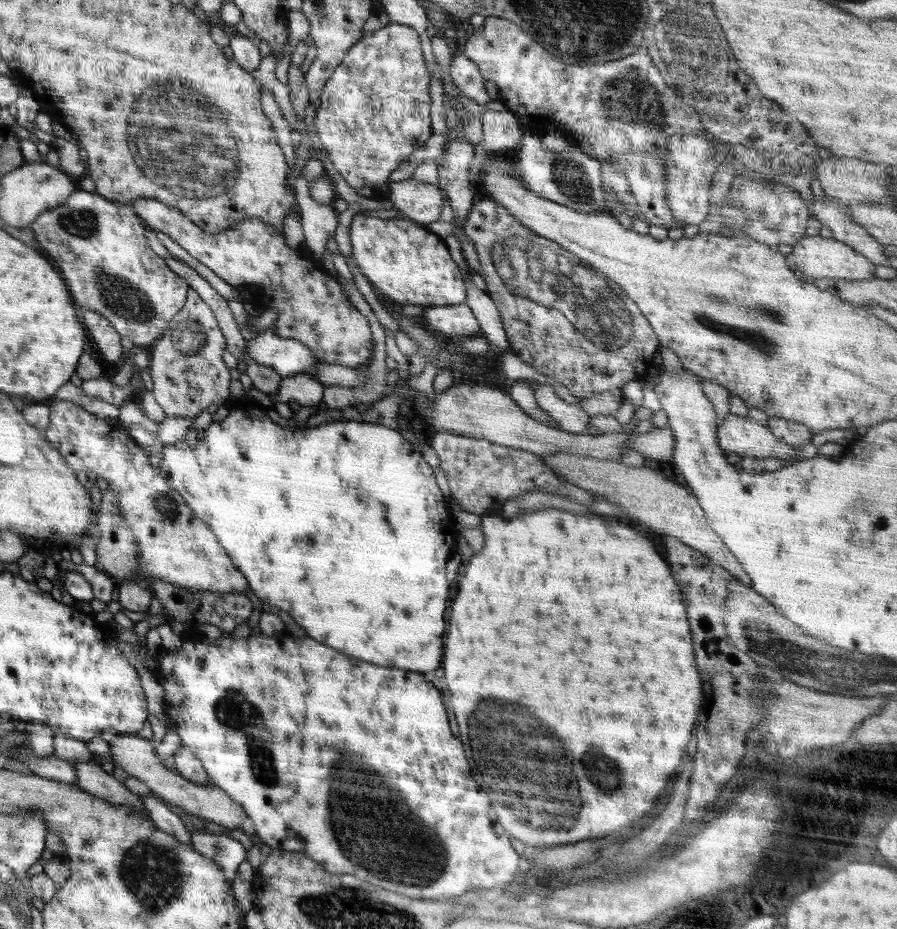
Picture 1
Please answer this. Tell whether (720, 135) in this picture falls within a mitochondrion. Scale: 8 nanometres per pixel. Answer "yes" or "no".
no

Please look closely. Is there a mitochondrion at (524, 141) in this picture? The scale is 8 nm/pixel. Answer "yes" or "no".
no

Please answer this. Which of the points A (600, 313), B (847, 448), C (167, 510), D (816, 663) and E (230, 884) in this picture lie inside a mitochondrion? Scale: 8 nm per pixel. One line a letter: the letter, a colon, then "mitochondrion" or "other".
A: mitochondrion
B: other
C: mitochondrion
D: mitochondrion
E: other

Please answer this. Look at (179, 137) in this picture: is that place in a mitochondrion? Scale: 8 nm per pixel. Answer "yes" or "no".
yes

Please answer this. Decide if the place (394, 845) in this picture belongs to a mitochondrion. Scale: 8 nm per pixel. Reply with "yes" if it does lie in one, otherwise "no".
yes

